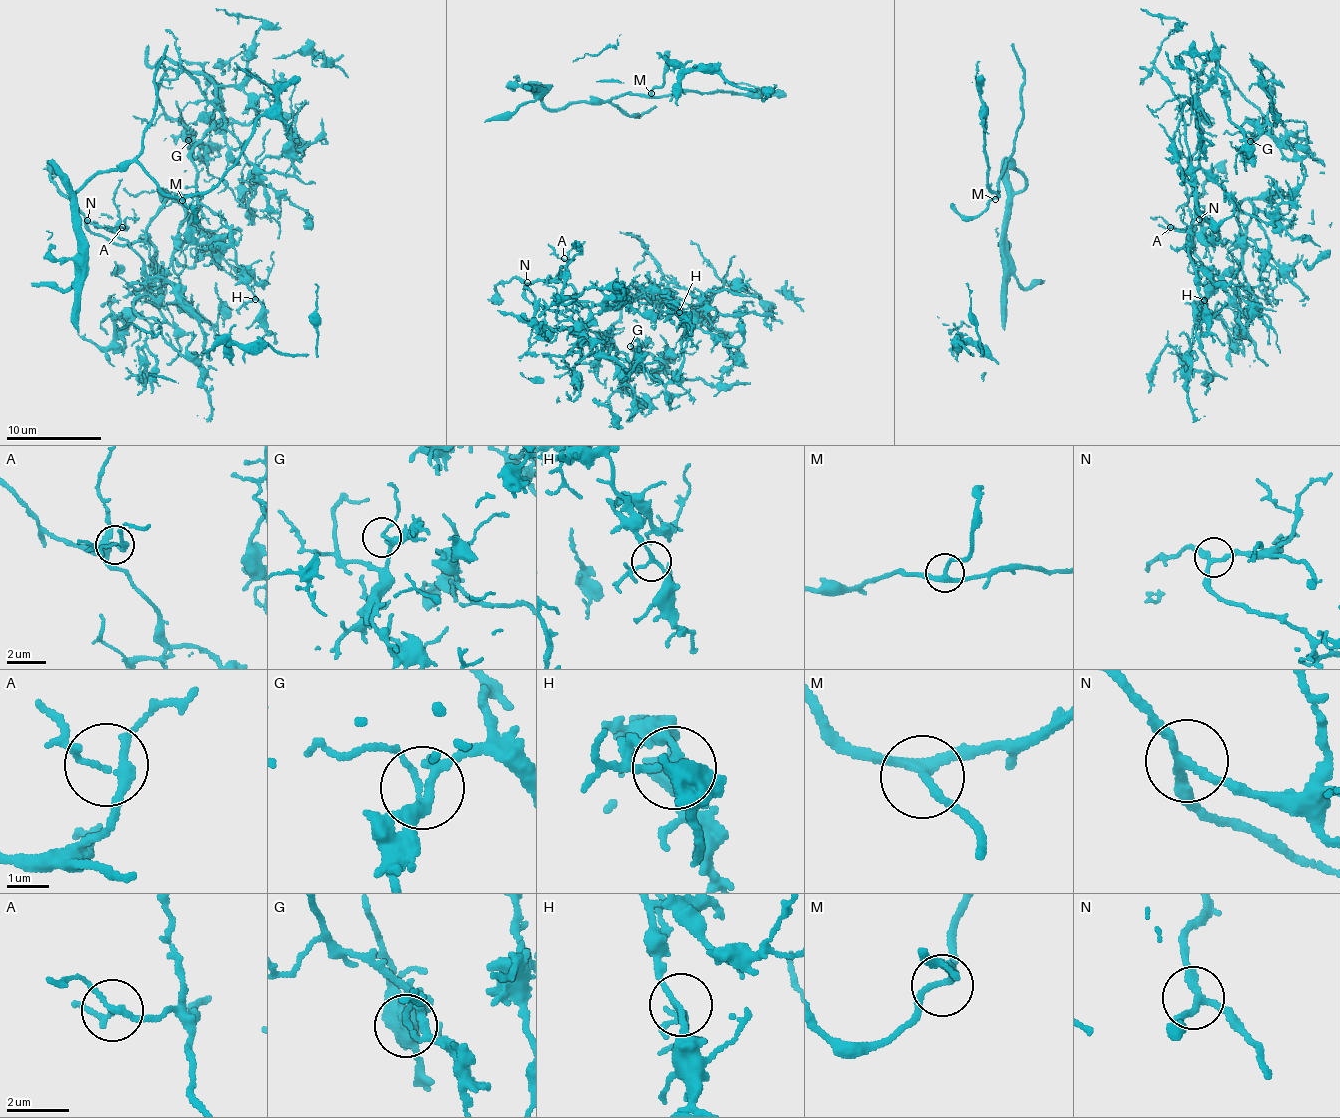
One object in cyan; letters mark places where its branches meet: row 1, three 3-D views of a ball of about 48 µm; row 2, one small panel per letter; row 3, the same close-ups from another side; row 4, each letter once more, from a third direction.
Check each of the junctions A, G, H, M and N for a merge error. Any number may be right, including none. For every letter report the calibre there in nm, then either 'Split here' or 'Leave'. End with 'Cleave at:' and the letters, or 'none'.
A: Thickness 170 nm. Leave
G: Thickness 110 nm. Leave
H: Thickness 150 nm. Leave
M: Thickness 200 nm. Leave
N: Thickness 190 nm. Leave
Cleave at: none

